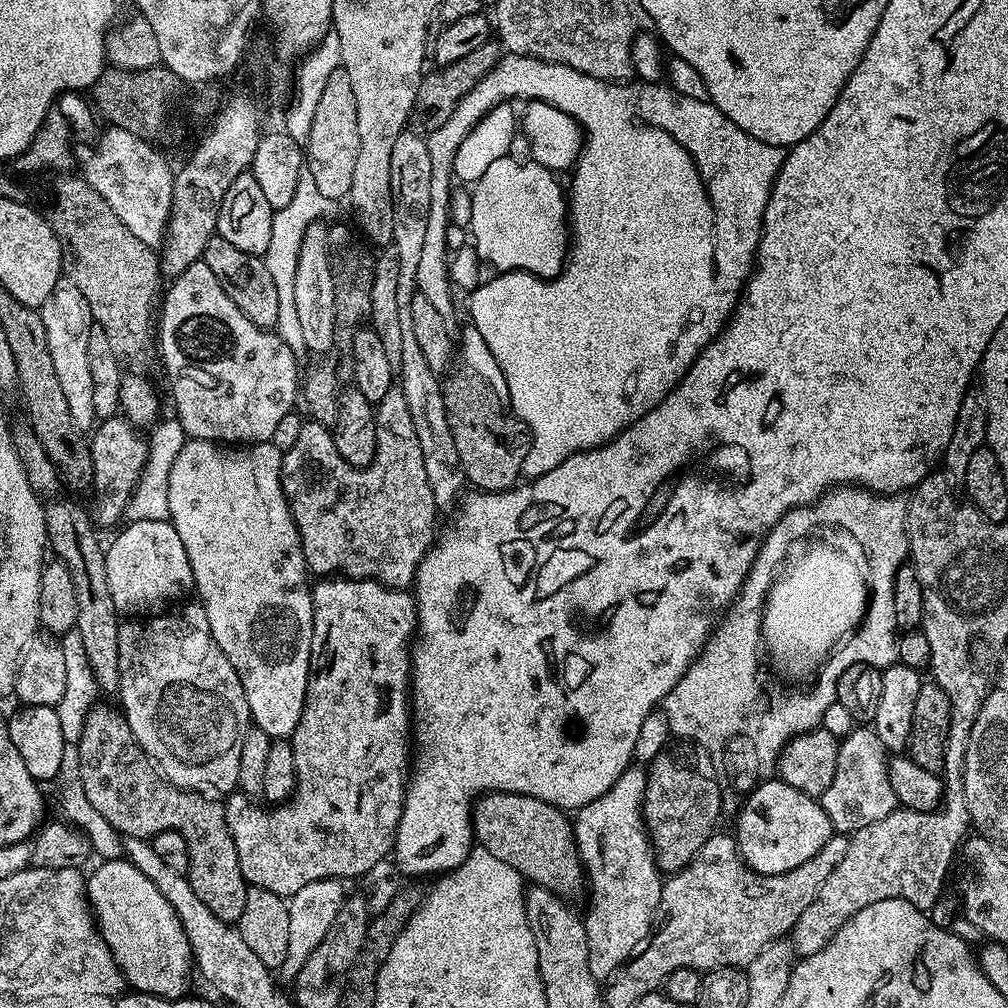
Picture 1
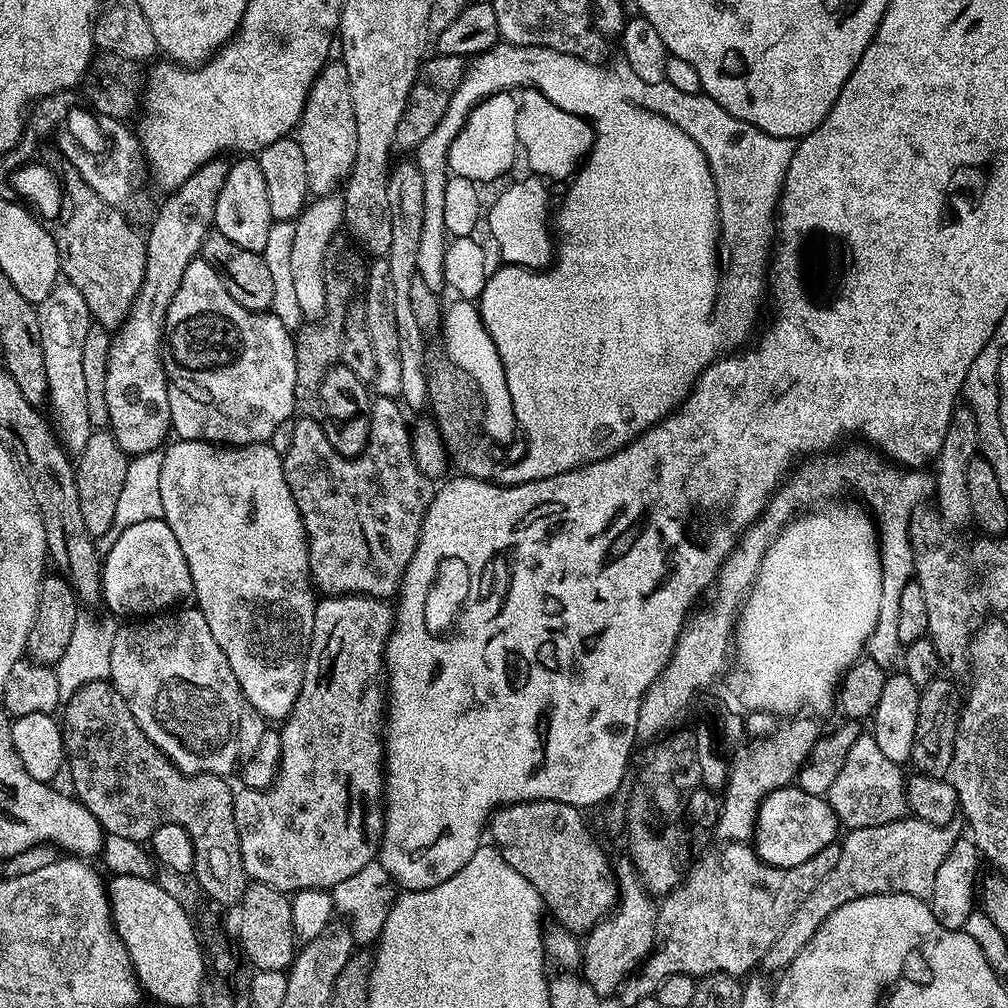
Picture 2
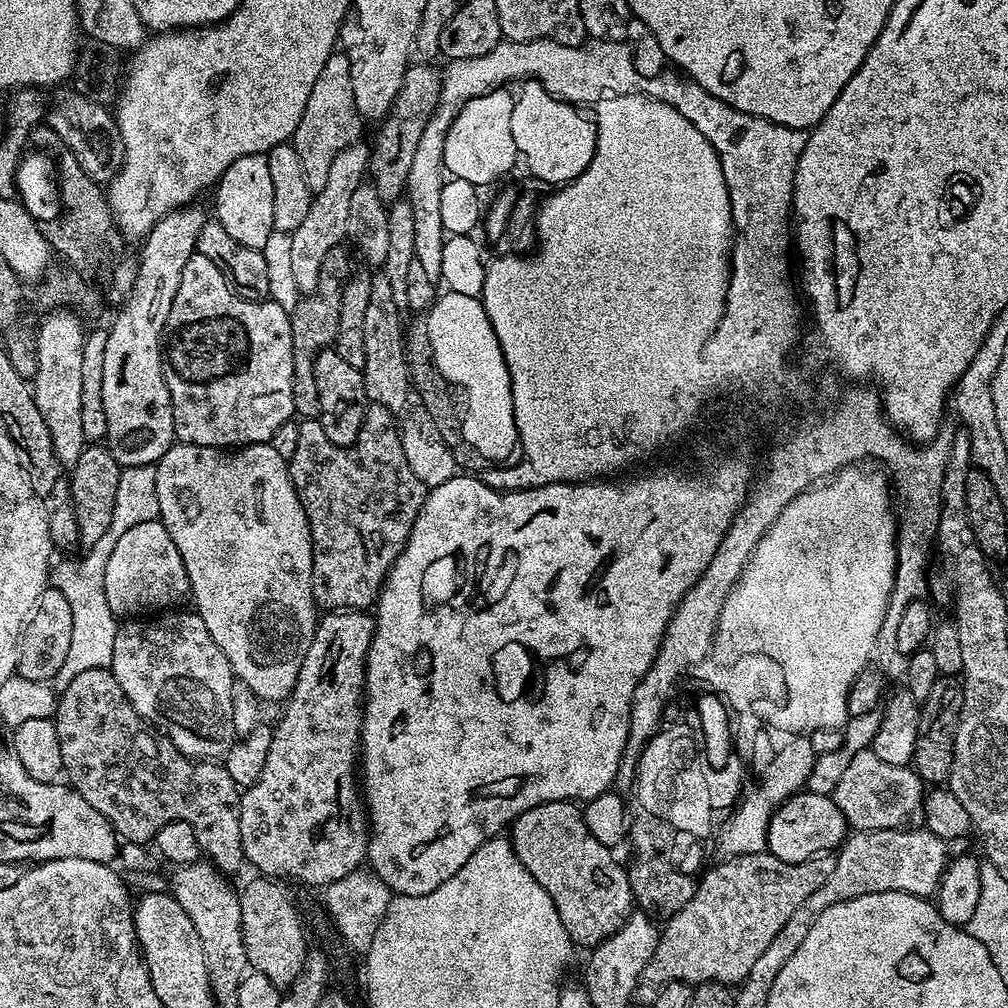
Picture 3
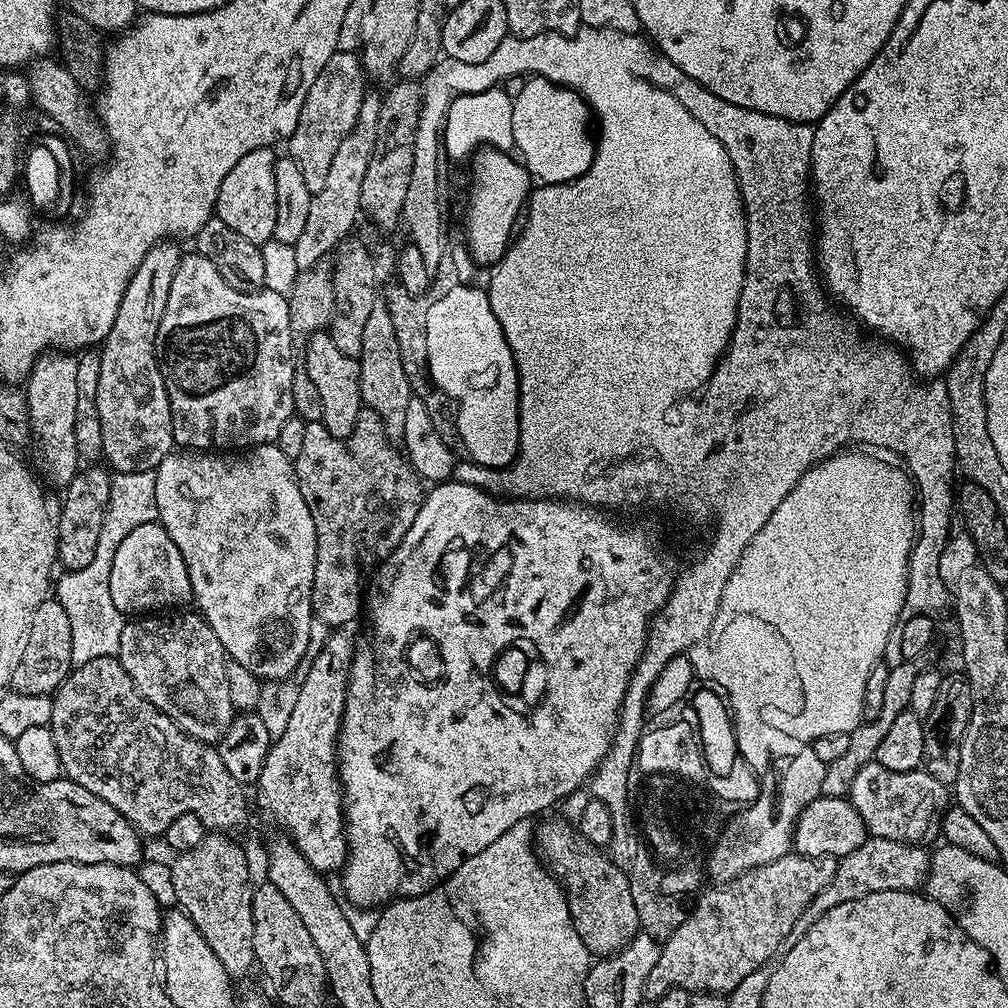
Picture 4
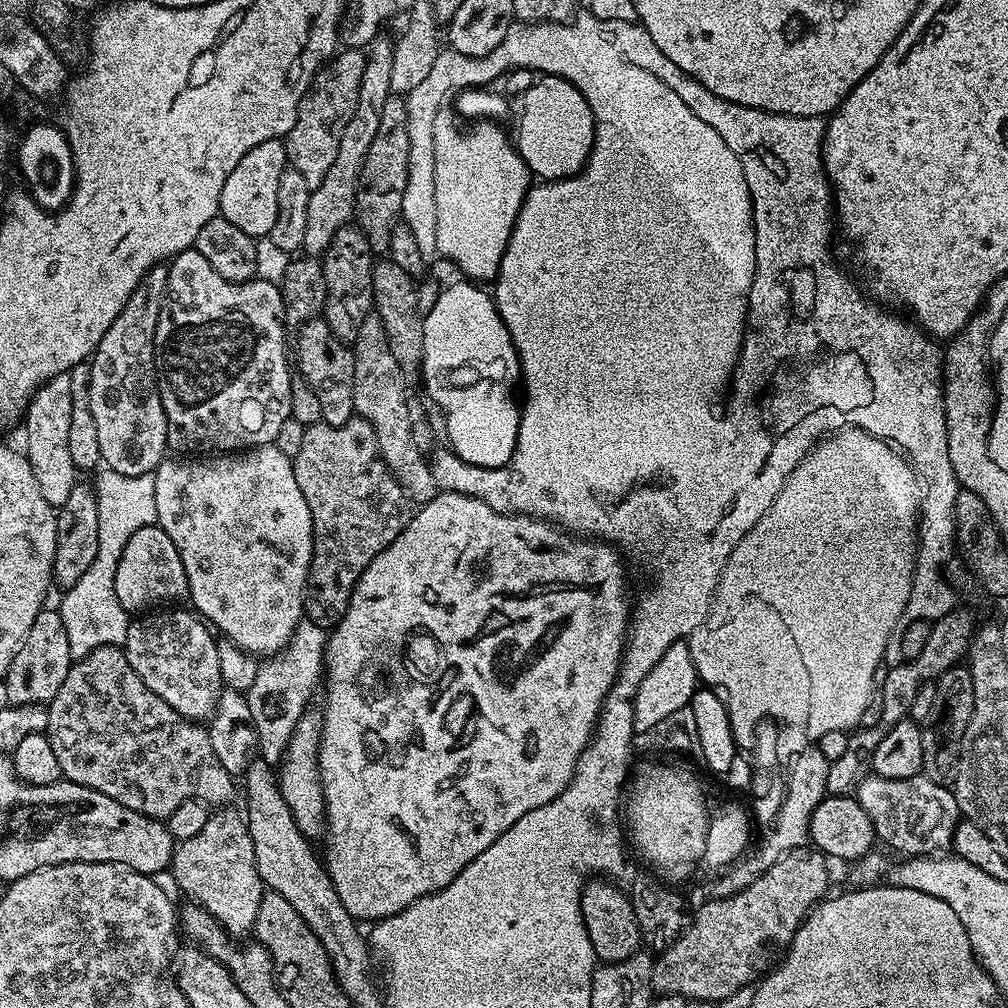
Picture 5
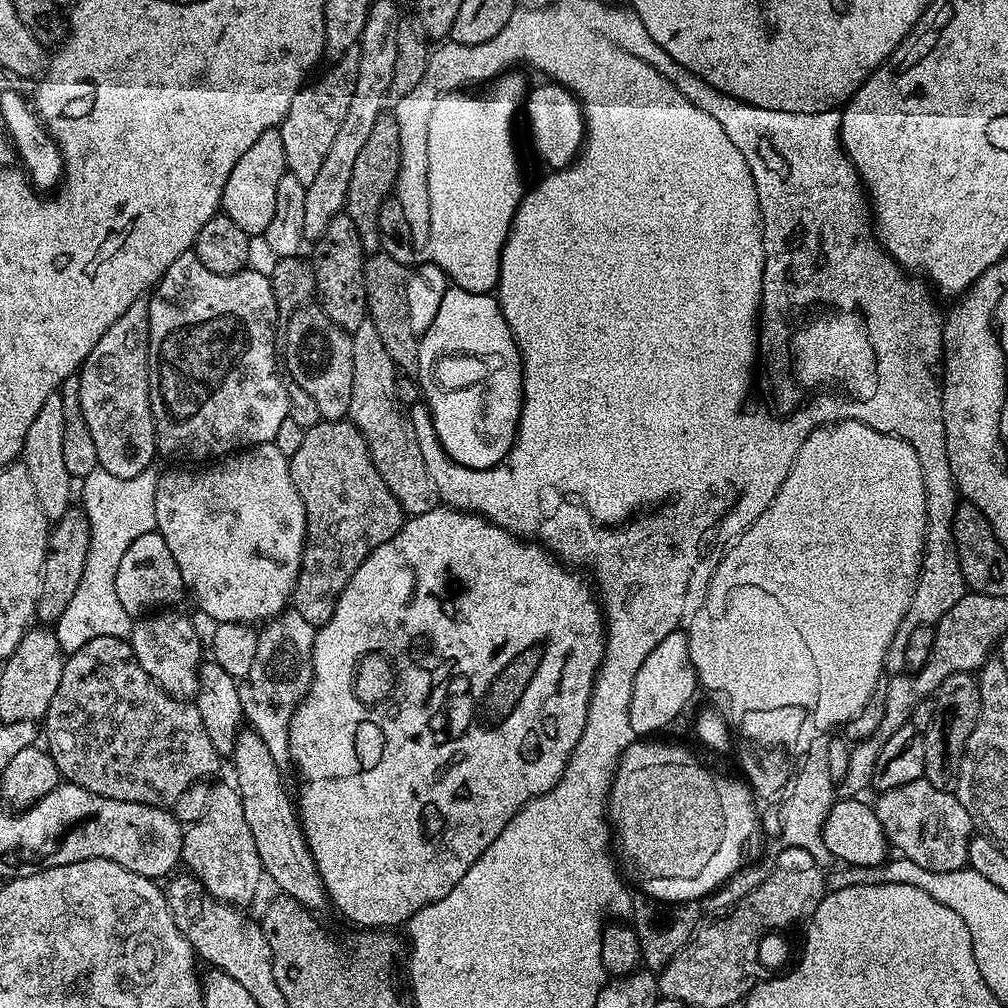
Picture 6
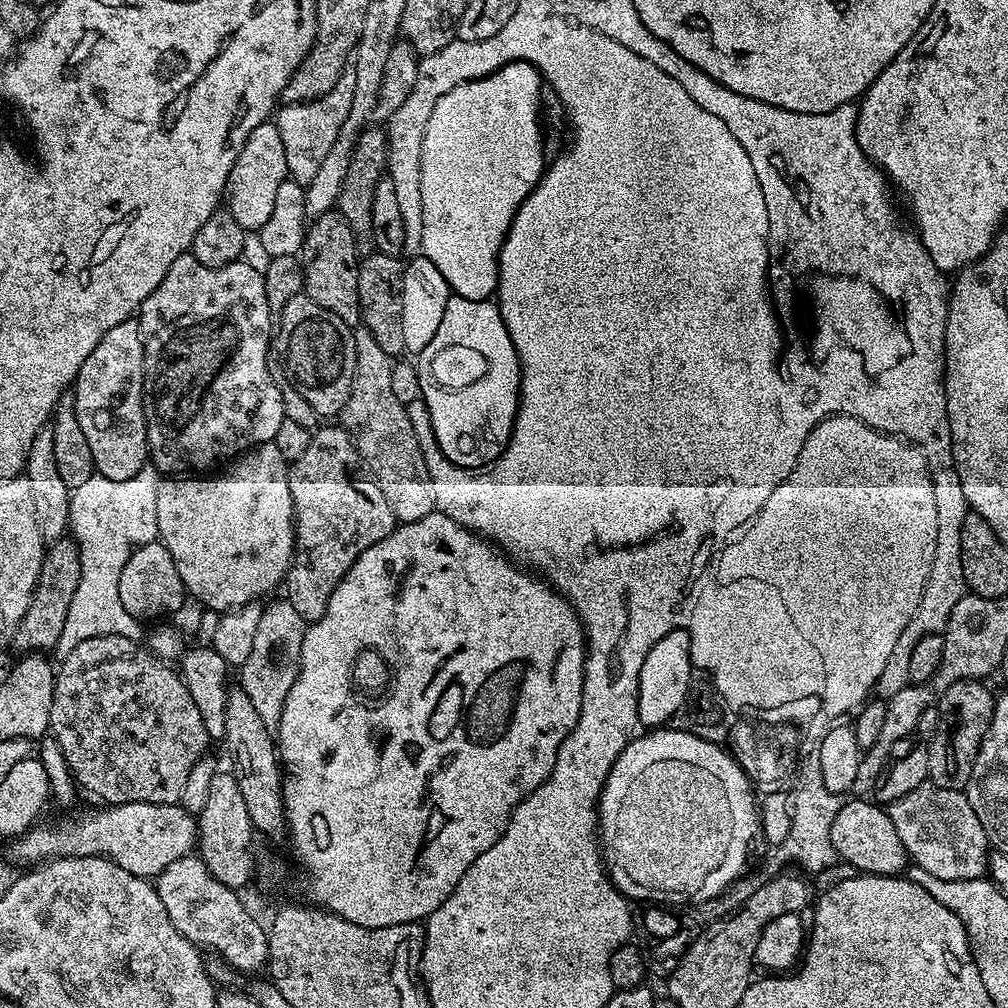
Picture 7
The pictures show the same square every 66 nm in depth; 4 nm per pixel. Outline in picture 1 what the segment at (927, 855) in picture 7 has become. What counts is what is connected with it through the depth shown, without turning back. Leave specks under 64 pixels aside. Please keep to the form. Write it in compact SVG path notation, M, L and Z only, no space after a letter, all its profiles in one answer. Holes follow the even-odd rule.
M871 726L853 727L848 737L840 740L838 766L834 766L834 780L826 786L818 798L830 818L833 829L840 834L851 834L870 826L870 822L882 822L886 814L896 811L894 786L888 777L889 753L882 746L875 728Z

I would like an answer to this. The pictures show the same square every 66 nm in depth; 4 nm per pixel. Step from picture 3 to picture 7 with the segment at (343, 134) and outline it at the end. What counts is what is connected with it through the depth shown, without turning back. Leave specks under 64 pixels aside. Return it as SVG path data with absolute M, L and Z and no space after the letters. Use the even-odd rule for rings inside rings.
M348 63L342 70L338 82L322 98L306 100L302 104L284 104L275 113L274 123L278 134L282 134L282 146L286 146L286 166L291 180L302 185L314 182L314 174L322 167L330 146L338 138L338 130L342 130L342 122L346 122L346 114L350 114L350 102L354 98L354 66Z

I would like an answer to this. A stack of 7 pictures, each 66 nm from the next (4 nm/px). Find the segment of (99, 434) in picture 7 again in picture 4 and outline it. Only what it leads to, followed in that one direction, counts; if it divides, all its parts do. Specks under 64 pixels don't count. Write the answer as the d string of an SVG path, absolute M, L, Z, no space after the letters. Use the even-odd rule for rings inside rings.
M171 239L162 240L154 245L146 254L146 258L142 258L142 266L138 266L134 270L134 274L130 278L130 282L126 286L126 290L122 294L122 306L118 306L118 318L114 318L114 326L110 326L110 334L105 338L102 347L99 349L100 361L102 362L102 370L98 374L98 390L96 391L96 401L98 402L98 418L102 421L102 456L116 472L150 472L158 467L162 462L162 458L166 458L168 453L173 451L174 441L172 439L172 411L170 410L170 398L168 391L164 385L164 379L160 373L160 362L156 354L156 335L158 334L158 326L162 322L162 314L166 314L166 298L170 298L170 282L174 282L174 274L178 271L180 265L180 257L182 249L179 243L173 242Z

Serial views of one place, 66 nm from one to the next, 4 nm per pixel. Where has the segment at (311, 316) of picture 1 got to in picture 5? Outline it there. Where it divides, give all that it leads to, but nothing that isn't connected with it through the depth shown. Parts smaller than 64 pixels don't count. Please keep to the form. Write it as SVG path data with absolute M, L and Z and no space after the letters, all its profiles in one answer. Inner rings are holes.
M377 35L366 48L362 86L358 86L358 106L354 106L354 114L350 122L346 122L346 130L342 130L338 154L334 163L330 165L326 178L322 178L322 186L312 189L310 206L306 210L306 238L303 247L303 251L312 258L323 257L334 234L346 227L356 210L356 191L362 162L366 162L366 150L370 150L370 142L374 142L374 133L378 131L378 122L382 119L382 106L386 106L388 97L393 95L390 86L390 74L394 66L393 41L387 40L384 36Z

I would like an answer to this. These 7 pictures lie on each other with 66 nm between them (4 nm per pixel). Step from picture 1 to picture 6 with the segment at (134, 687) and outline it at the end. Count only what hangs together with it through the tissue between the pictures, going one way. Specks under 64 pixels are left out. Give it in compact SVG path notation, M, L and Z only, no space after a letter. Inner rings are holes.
M160 610L137 619L132 625L130 643L142 670L154 678L171 696L195 697L200 685L200 636L196 628L176 610Z

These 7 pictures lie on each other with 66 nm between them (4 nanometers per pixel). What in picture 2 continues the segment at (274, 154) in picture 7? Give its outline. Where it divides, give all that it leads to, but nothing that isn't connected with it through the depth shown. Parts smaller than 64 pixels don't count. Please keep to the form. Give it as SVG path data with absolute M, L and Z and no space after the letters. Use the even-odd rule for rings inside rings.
M236 158L228 165L226 182L218 194L215 231L226 234L230 242L263 254L266 250L266 237L274 222L270 214L270 201L266 199L266 182L262 178L262 166L256 158Z

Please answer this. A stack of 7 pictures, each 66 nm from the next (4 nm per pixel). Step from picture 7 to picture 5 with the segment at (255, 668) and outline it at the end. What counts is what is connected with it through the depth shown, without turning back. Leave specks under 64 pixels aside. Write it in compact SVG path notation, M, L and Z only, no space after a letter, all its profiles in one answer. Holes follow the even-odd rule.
M307 618L301 619L295 634L283 652L273 660L257 665L254 684L245 693L250 714L253 715L255 732L258 734L258 754L270 766L279 765L293 736L294 726L304 711L318 678L323 675L324 650L327 648L327 631Z

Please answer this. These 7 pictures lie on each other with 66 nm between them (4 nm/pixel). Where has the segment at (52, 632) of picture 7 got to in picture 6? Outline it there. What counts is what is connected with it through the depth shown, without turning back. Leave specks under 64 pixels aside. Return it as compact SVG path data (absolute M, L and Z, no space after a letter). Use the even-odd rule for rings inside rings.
M73 506L66 514L62 514L62 518L55 521L50 528L48 553L36 607L37 621L52 626L62 618L62 610L66 610L70 598L74 598L74 590L78 590L78 582L82 582L82 570L86 570L86 558L89 554L90 522L86 518L83 507Z

